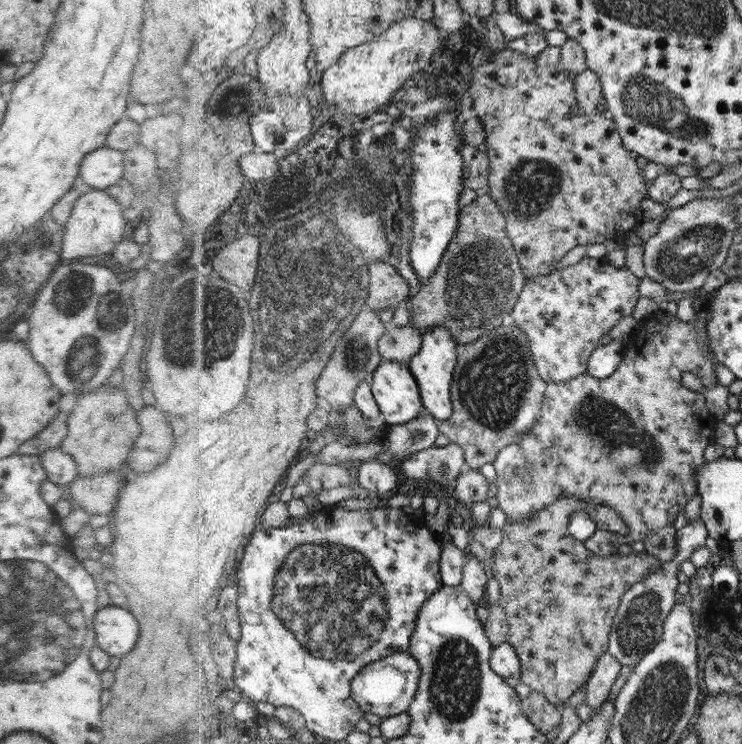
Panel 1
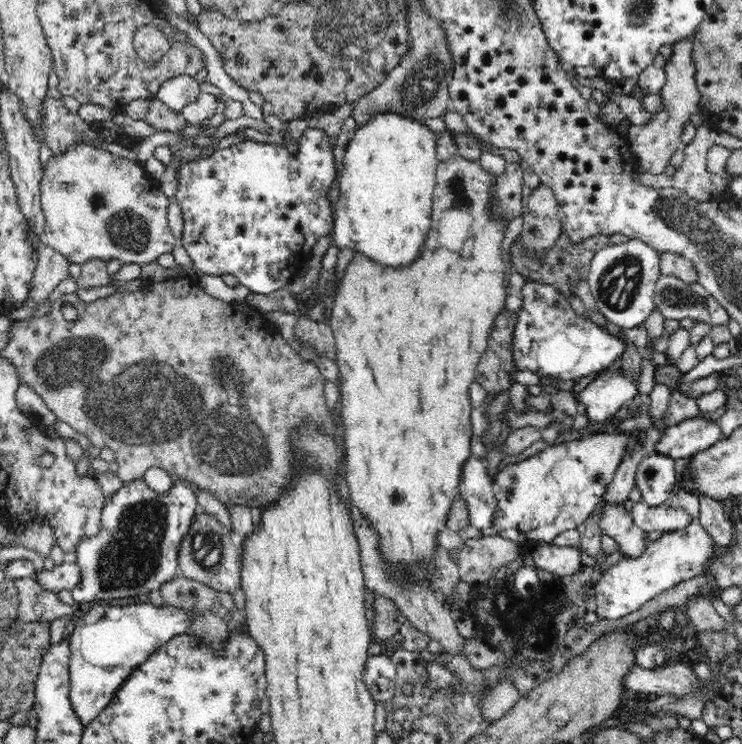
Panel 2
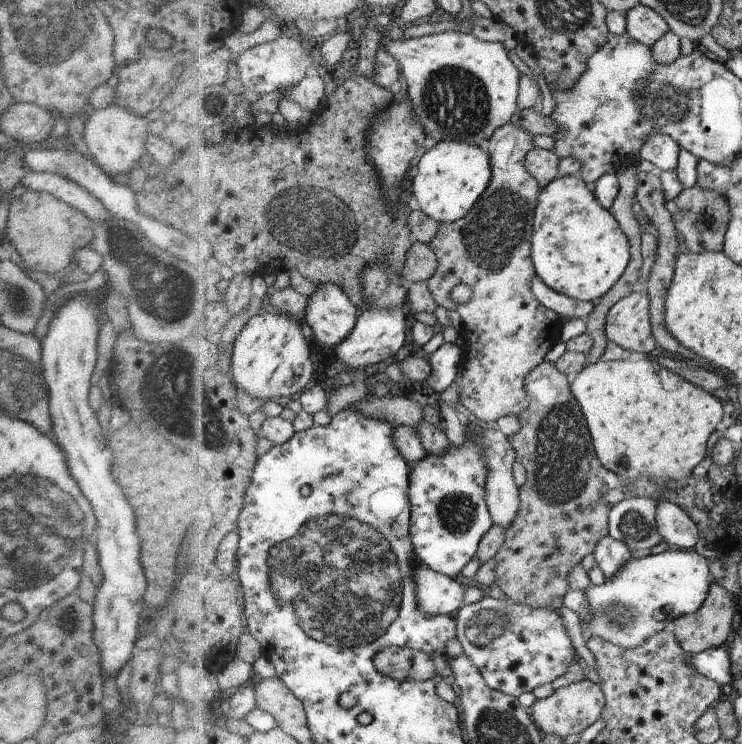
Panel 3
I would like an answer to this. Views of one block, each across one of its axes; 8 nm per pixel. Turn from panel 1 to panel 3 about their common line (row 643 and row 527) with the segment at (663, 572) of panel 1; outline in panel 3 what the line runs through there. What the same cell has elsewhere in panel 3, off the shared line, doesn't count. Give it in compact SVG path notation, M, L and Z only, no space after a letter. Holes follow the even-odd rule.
M645 496L621 501L609 514L609 536L623 543L630 552L664 547L656 527L657 506L656 500Z

